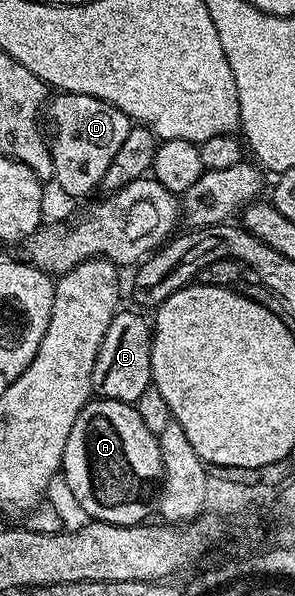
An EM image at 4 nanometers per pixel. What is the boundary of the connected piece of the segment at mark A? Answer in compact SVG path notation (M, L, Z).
M92 398L81 409L69 441L65 441L61 479L67 482L73 498L79 502L81 510L92 520L112 523L122 527L138 527L144 522L147 510L152 510L163 477L163 462L157 436L145 429L141 417L137 417L134 406L112 399Z

